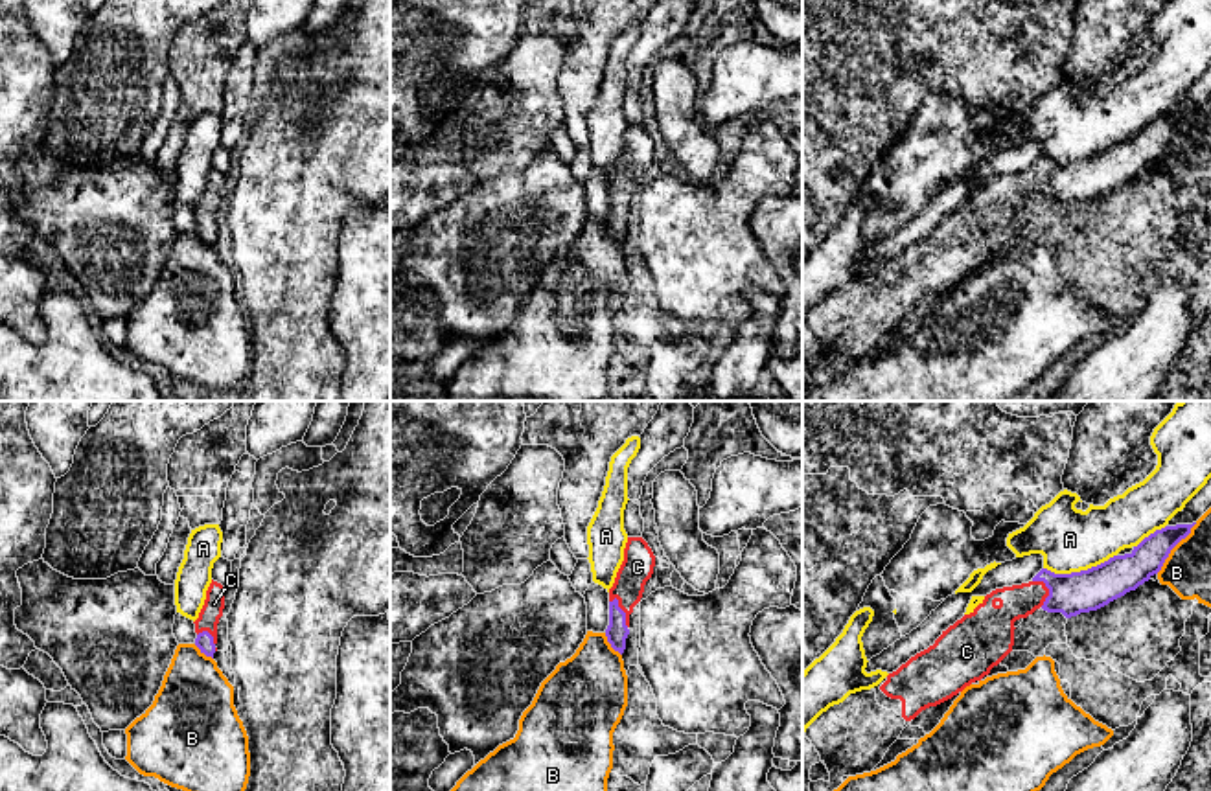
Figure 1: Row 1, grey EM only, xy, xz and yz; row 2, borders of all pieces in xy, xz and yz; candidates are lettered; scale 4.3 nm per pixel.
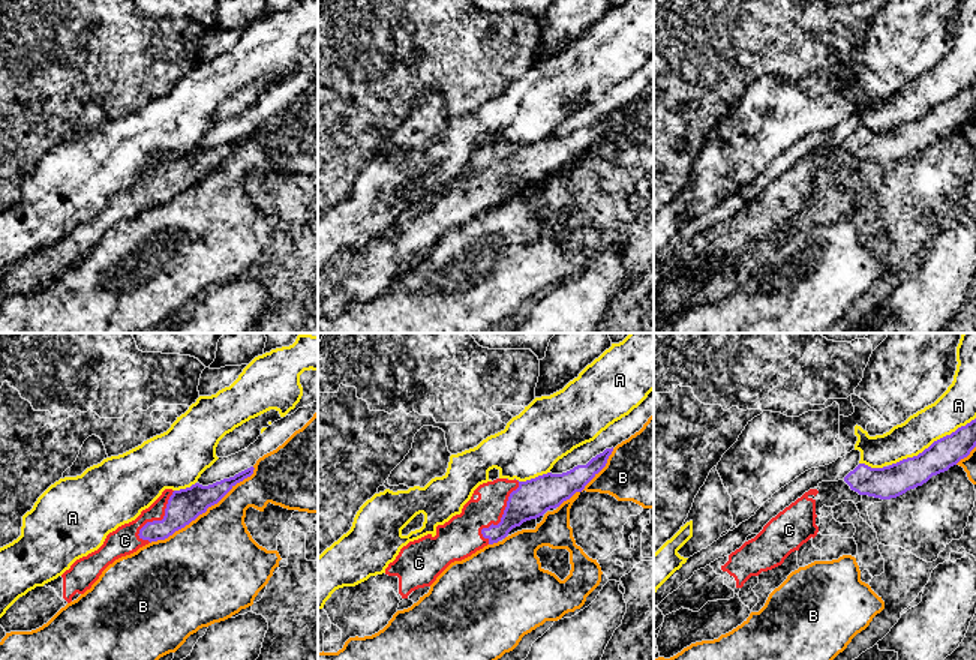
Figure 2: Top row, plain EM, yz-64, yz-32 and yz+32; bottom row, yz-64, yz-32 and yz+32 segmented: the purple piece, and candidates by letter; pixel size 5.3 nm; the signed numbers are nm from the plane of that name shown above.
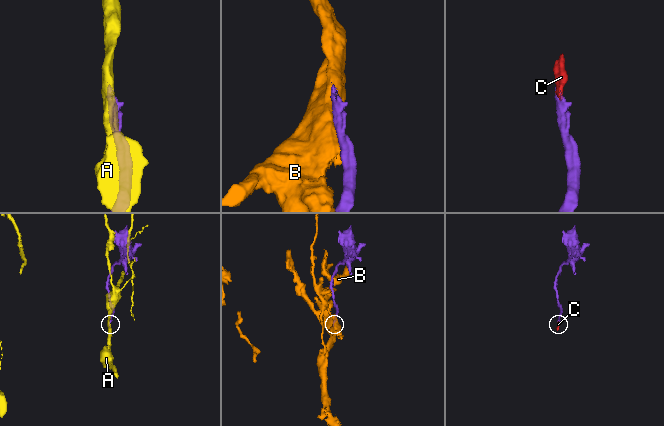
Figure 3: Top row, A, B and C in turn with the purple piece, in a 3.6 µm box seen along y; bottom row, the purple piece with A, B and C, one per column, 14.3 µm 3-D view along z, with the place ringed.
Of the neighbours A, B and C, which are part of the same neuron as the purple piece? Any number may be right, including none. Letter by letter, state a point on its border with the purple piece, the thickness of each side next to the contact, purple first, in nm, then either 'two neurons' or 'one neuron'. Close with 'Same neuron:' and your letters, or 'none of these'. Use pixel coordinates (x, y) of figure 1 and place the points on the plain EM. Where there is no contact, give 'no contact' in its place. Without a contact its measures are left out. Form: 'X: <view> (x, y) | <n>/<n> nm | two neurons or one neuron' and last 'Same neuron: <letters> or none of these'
A: yz (1081, 159) | 180/280 nm | two neurons
B: yz (1173, 135) | 160/200 nm | two neurons
C: xz (622, 199) | 100/140 nm | one neuron
Same neuron: C

